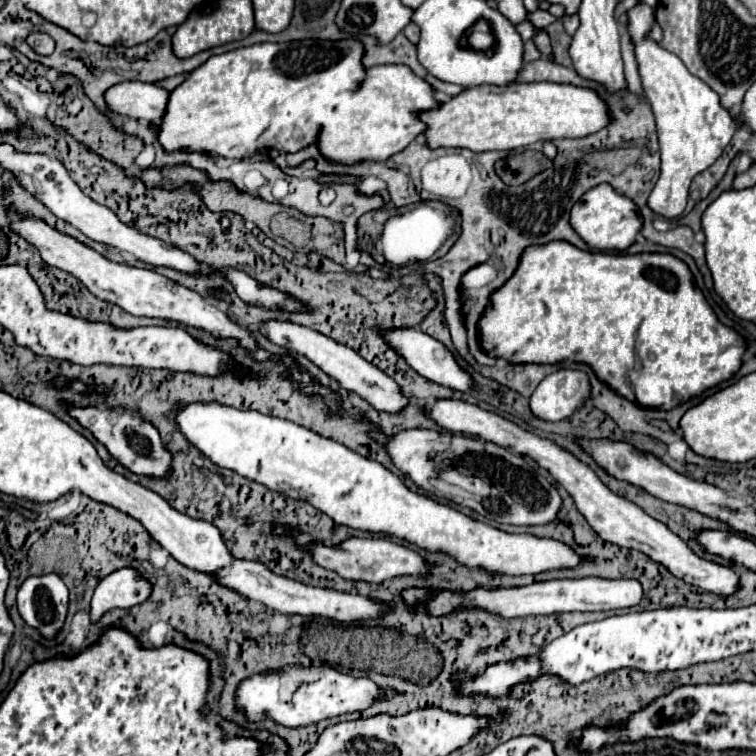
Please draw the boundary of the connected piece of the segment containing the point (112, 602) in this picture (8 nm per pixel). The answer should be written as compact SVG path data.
M123 567L109 573L95 589L91 601L91 621L97 621L113 607L133 607L149 601L153 583L137 569Z

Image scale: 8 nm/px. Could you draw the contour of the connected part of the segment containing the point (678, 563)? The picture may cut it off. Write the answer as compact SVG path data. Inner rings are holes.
M435 399L433 405L423 407L423 415L433 419L439 427L443 427L447 431L477 435L477 437L481 437L485 441L507 447L509 451L513 451L517 455L529 455L531 459L535 459L541 467L545 467L567 489L567 493L575 499L575 505L581 511L581 515L587 519L591 529L603 541L619 545L619 547L629 547L629 549L643 551L653 561L665 565L675 577L679 577L685 583L691 583L691 585L695 585L695 587L699 587L703 591L711 591L715 595L733 595L735 591L739 591L739 571L735 571L733 567L723 567L719 563L711 563L711 561L707 561L703 557L697 557L663 523L659 523L657 519L643 513L637 505L633 505L625 497L611 493L599 481L599 477L593 473L593 469L589 469L585 463L577 461L569 451L563 451L555 443L551 443L547 439L541 439L541 437L537 437L537 435L533 435L529 431L523 431L515 423L511 423L511 421L507 421L507 419L503 419L503 417L491 413L491 411L485 411L485 409L481 409L481 407L473 405L473 403L465 403L461 399Z

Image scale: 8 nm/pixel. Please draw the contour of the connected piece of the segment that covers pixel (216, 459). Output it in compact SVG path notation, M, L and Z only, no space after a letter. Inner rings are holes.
M191 403L179 411L177 423L189 443L215 465L233 469L291 499L307 501L315 509L327 513L337 525L395 535L429 553L447 553L459 565L479 567L493 575L539 575L545 571L577 567L587 559L575 555L575 549L563 541L525 533L505 533L475 521L449 505L441 505L427 495L415 493L381 463L365 459L341 443L321 437L293 421L219 403Z

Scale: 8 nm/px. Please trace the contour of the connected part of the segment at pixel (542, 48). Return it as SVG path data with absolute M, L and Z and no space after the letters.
M537 29L537 31L535 31L535 37L533 37L533 40L543 57L549 57L549 55L551 55L549 36L545 35L541 29Z

